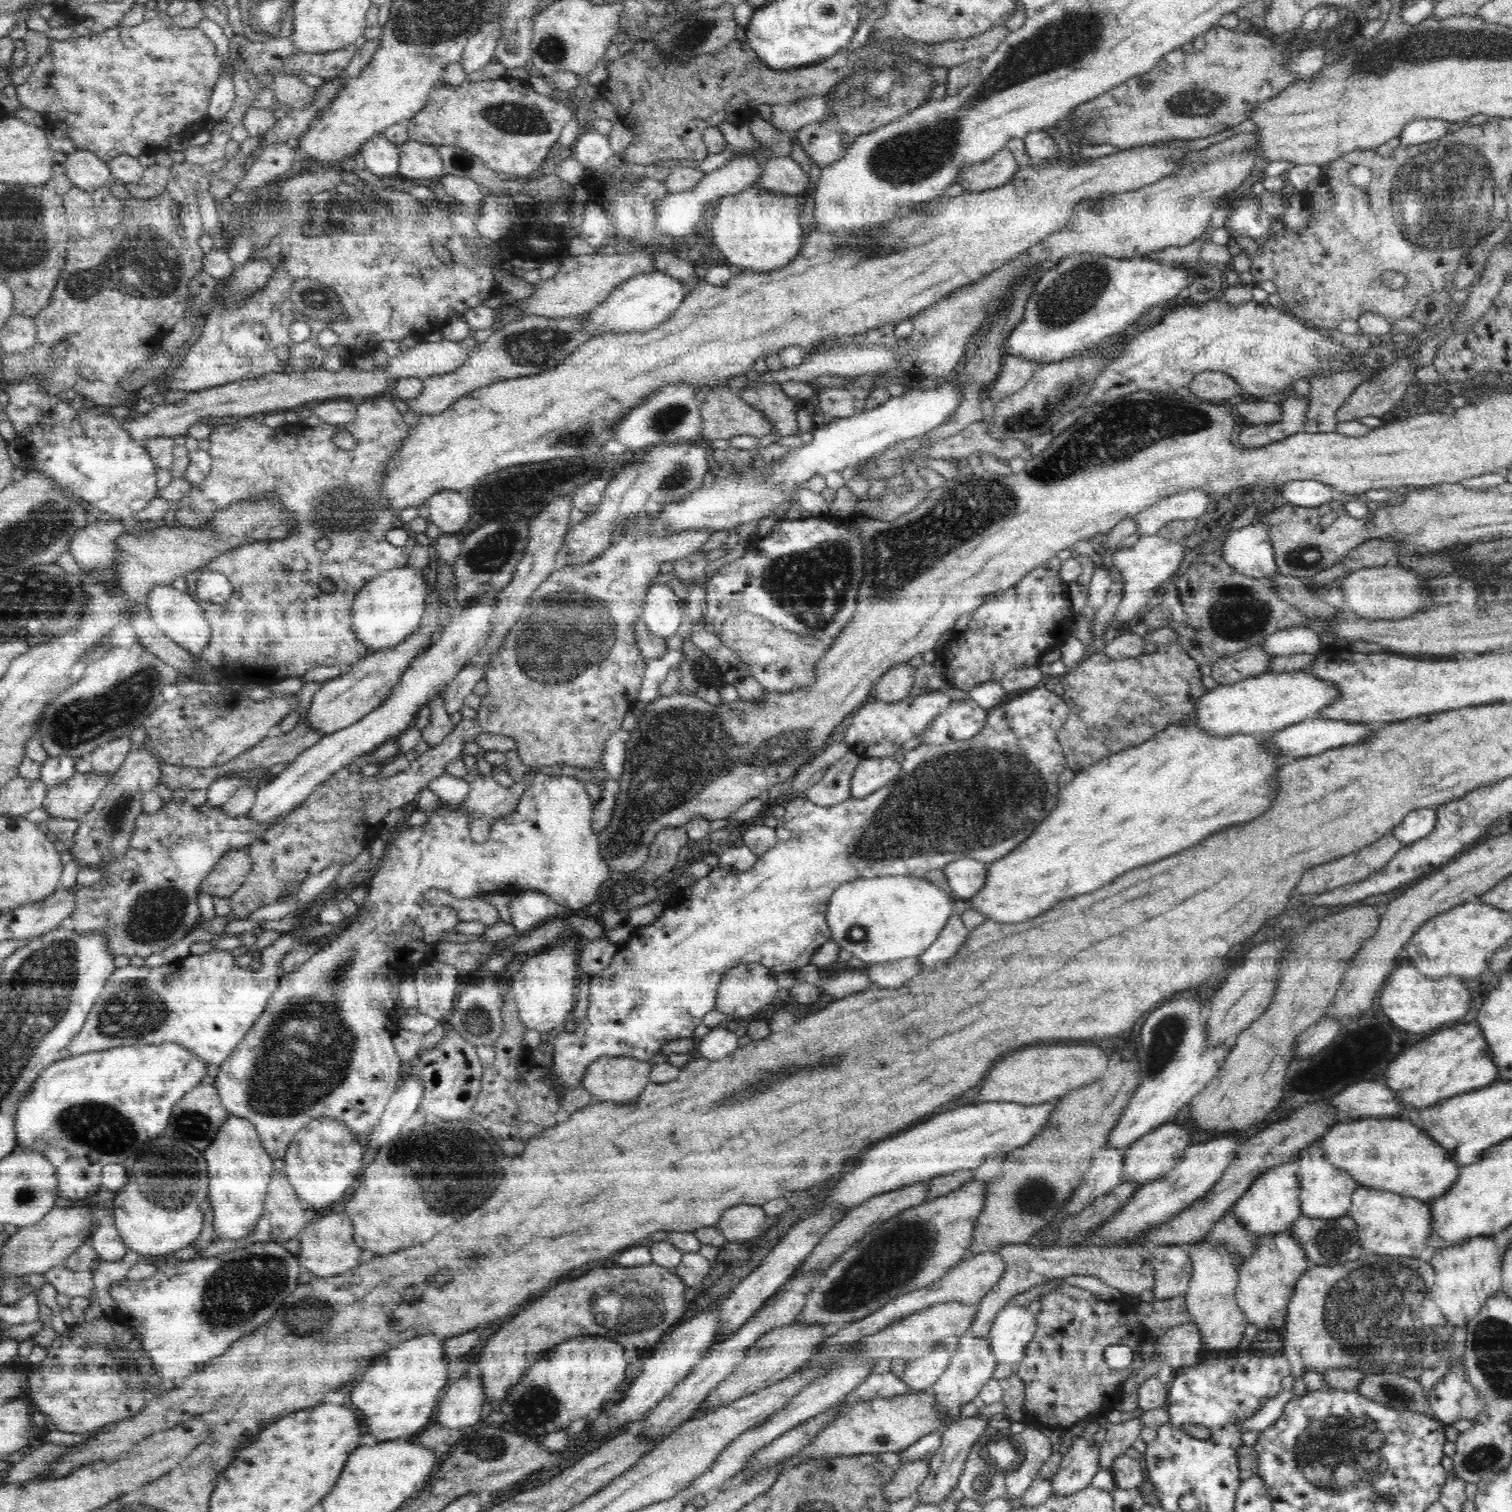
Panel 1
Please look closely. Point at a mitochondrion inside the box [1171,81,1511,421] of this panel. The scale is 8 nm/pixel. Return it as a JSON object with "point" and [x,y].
{"point":[1437,200]}

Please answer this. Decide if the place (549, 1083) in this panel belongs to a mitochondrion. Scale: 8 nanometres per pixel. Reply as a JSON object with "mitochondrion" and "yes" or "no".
{"mitochondrion":"no"}

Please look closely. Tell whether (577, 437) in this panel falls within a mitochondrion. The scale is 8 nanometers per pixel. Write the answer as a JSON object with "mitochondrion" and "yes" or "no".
{"mitochondrion":"yes"}

